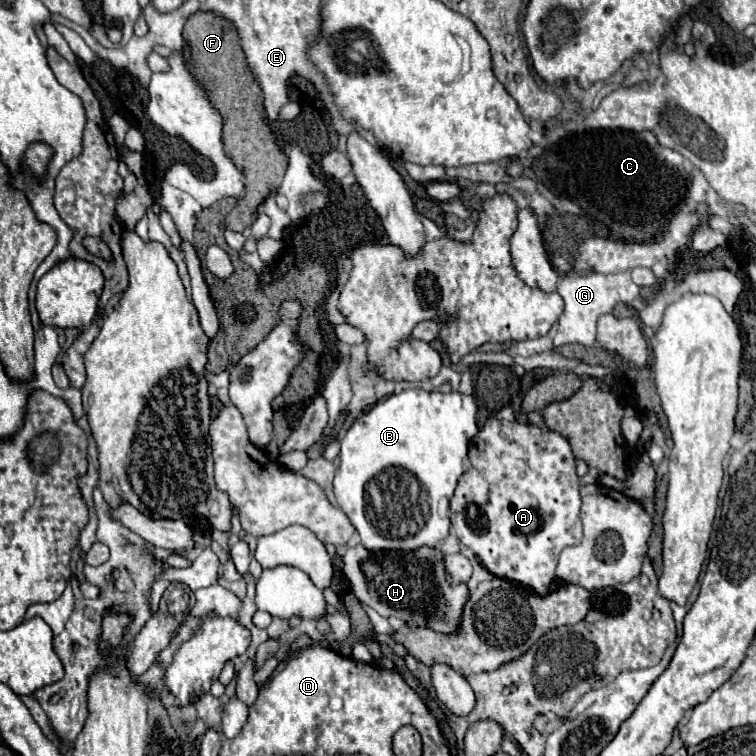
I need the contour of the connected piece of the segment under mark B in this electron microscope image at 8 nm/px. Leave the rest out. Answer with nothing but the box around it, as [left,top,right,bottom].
[334,389,478,551]

